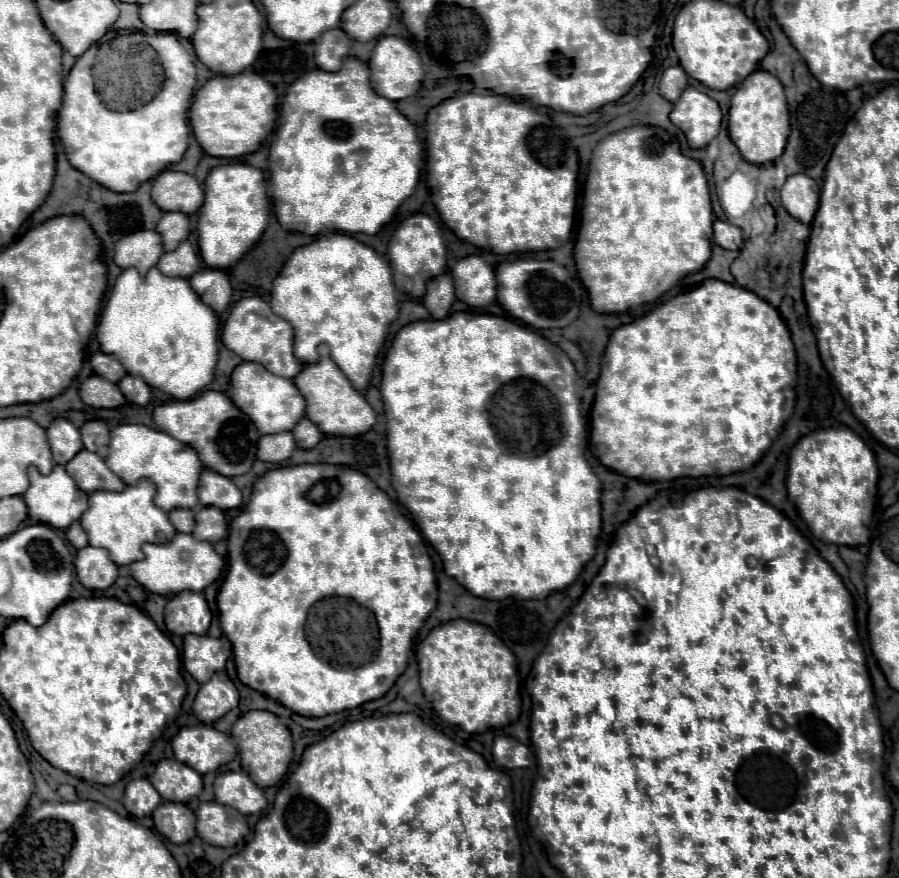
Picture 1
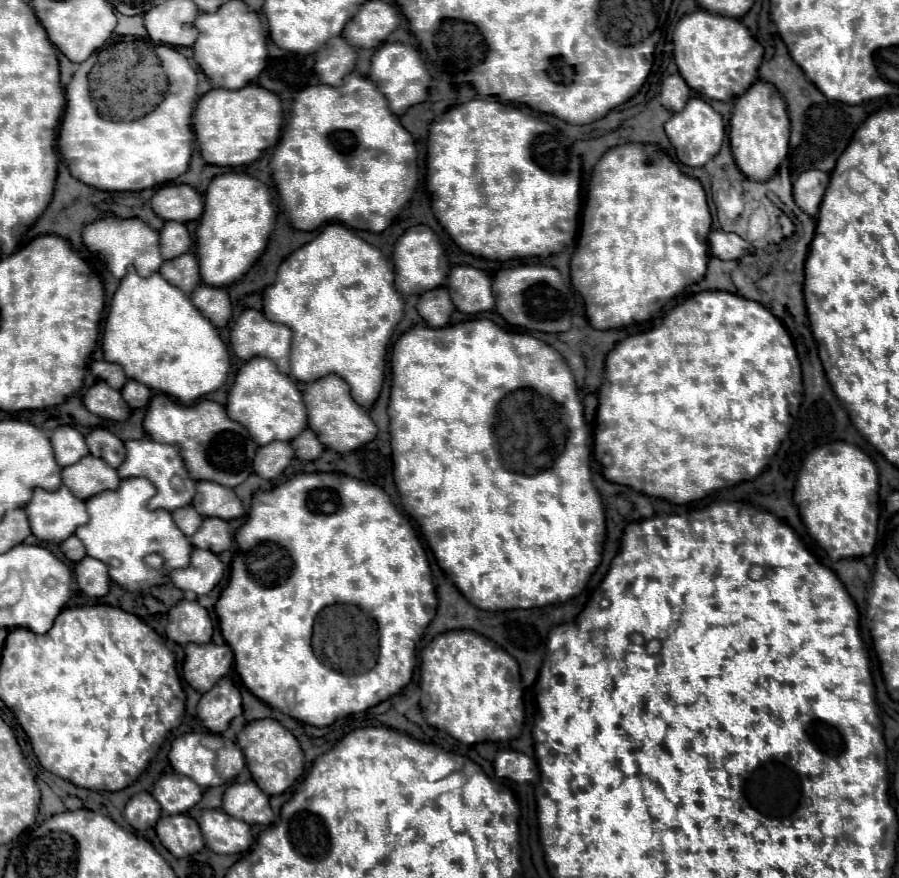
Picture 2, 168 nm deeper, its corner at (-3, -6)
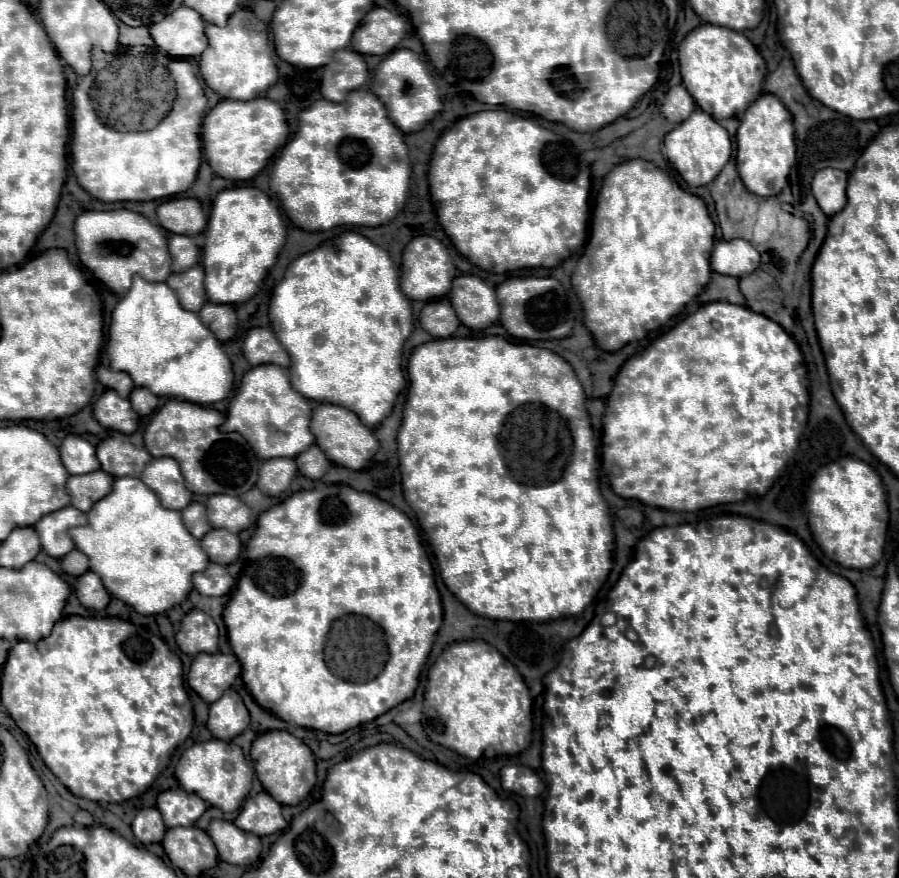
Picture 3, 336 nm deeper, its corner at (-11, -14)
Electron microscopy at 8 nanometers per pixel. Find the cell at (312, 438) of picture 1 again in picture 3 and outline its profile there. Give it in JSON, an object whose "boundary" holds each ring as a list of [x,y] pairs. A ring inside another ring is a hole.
{"boundary":[[[313,445],[313,447],[309,447],[309,451],[303,451],[301,455],[297,455],[295,461],[297,461],[299,471],[309,479],[321,479],[323,473],[331,465],[329,459],[325,459],[325,453],[317,445]]]}

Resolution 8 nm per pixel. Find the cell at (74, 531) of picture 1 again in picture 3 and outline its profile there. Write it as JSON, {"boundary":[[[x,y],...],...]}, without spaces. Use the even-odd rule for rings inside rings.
{"boundary":[[[73,549],[69,555],[65,555],[65,557],[61,559],[61,567],[63,567],[65,573],[79,577],[79,575],[83,575],[85,571],[89,571],[89,559],[87,559],[85,555],[81,555],[81,551]]]}

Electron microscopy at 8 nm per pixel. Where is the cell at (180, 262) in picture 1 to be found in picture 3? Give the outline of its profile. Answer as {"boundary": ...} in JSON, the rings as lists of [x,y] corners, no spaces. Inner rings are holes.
{"boundary":[[[193,265],[183,273],[171,273],[165,283],[177,293],[181,305],[187,311],[197,313],[207,301],[203,279],[205,279],[205,271],[201,271],[201,265]]]}

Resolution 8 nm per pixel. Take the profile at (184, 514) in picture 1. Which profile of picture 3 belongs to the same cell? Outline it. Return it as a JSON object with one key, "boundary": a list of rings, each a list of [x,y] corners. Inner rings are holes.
{"boundary":[[[197,501],[189,503],[189,507],[183,509],[183,523],[195,539],[201,539],[205,533],[211,531],[207,515],[205,515],[205,507]]]}

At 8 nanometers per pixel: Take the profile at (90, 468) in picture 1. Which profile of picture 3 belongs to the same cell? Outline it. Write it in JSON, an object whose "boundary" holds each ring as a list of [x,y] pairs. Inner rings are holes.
{"boundary":[[[101,469],[91,471],[89,475],[73,475],[67,481],[67,493],[71,495],[71,505],[89,511],[97,499],[103,499],[113,489],[113,477]]]}

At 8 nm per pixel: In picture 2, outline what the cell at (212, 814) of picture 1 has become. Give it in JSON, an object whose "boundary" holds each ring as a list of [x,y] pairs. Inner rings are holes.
{"boundary":[[[205,809],[199,819],[205,845],[219,855],[244,854],[251,846],[251,829],[247,823],[225,815],[223,809]]]}

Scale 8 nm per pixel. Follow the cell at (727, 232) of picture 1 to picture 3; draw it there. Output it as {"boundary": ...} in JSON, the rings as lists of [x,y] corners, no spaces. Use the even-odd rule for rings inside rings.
{"boundary":[[[745,239],[717,241],[711,255],[711,269],[731,277],[743,277],[759,267],[759,251]]]}

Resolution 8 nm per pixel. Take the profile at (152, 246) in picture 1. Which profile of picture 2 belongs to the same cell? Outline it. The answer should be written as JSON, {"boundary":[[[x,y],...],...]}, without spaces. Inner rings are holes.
{"boundary":[[[105,211],[103,217],[87,223],[83,227],[83,243],[91,253],[95,253],[103,259],[103,263],[107,265],[111,275],[117,279],[125,277],[129,265],[133,265],[139,275],[149,277],[151,273],[159,271],[159,267],[163,263],[163,257],[159,253],[159,233],[153,231],[145,221],[141,221],[137,217],[121,219],[109,211]]]}

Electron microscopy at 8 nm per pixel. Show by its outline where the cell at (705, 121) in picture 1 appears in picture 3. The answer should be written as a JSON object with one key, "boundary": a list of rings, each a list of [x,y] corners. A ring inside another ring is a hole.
{"boundary":[[[695,109],[685,123],[679,123],[665,137],[665,155],[675,165],[679,175],[693,187],[707,185],[721,173],[721,169],[727,165],[731,157],[731,147],[733,145],[727,129],[721,127],[711,115],[707,115],[701,109]]]}

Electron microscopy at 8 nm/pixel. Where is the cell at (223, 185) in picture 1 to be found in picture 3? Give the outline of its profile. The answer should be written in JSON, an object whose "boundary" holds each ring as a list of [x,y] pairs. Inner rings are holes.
{"boundary":[[[233,187],[217,193],[204,231],[202,265],[204,287],[211,303],[245,303],[251,299],[285,241],[285,225],[279,209],[257,187]]]}

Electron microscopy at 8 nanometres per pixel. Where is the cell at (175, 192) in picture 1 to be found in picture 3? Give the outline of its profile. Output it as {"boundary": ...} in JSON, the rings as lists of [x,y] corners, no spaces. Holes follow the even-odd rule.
{"boundary":[[[169,199],[157,207],[159,225],[171,233],[179,235],[197,235],[205,229],[207,217],[197,199]]]}

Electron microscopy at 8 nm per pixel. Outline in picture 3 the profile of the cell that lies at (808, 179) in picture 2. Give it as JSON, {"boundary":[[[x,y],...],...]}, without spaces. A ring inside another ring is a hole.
{"boundary":[[[821,169],[815,173],[813,181],[811,181],[811,191],[813,197],[819,205],[819,209],[831,217],[835,213],[839,213],[845,203],[845,187],[847,187],[847,173],[839,171],[839,169]]]}

